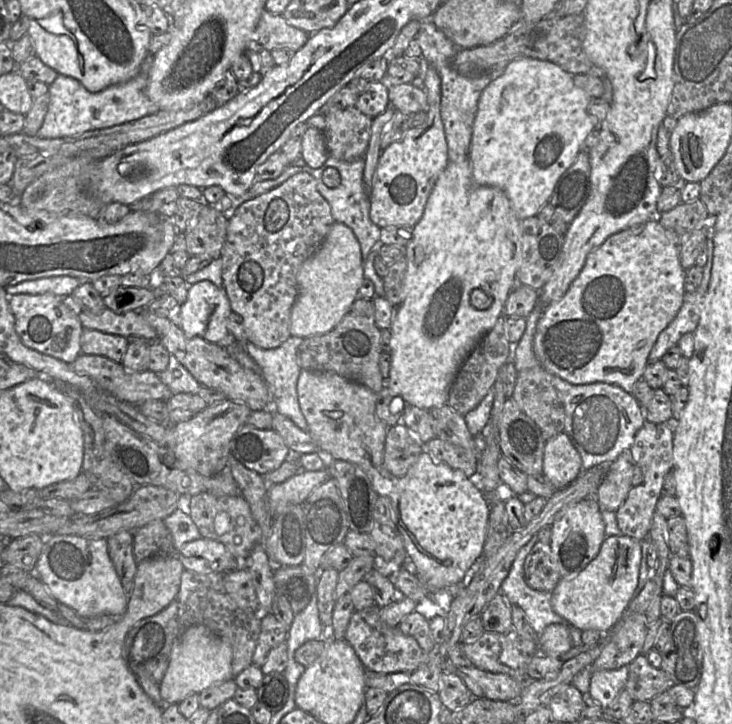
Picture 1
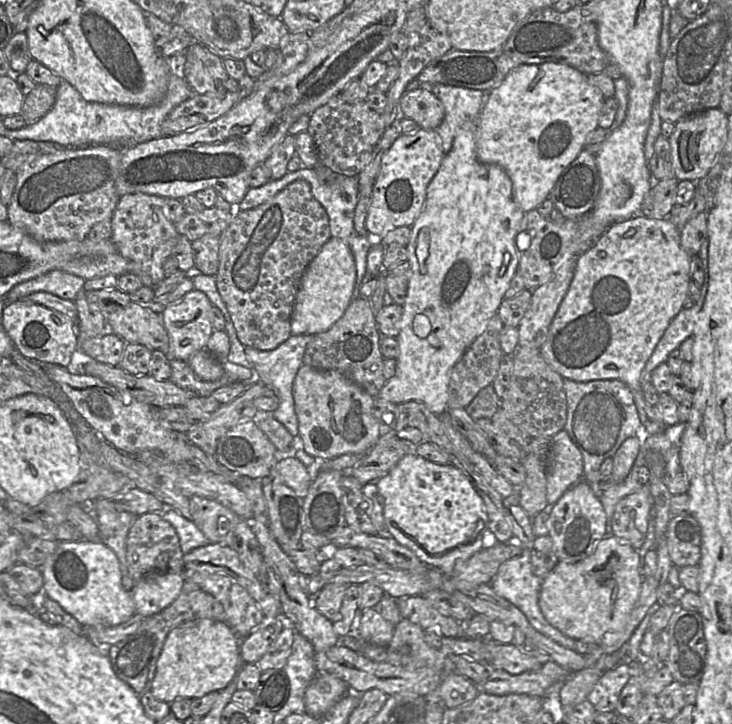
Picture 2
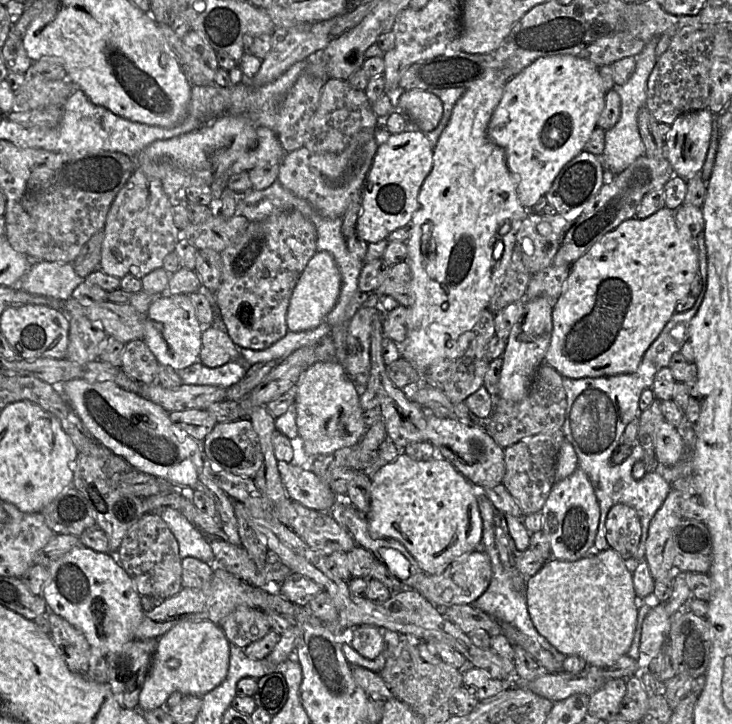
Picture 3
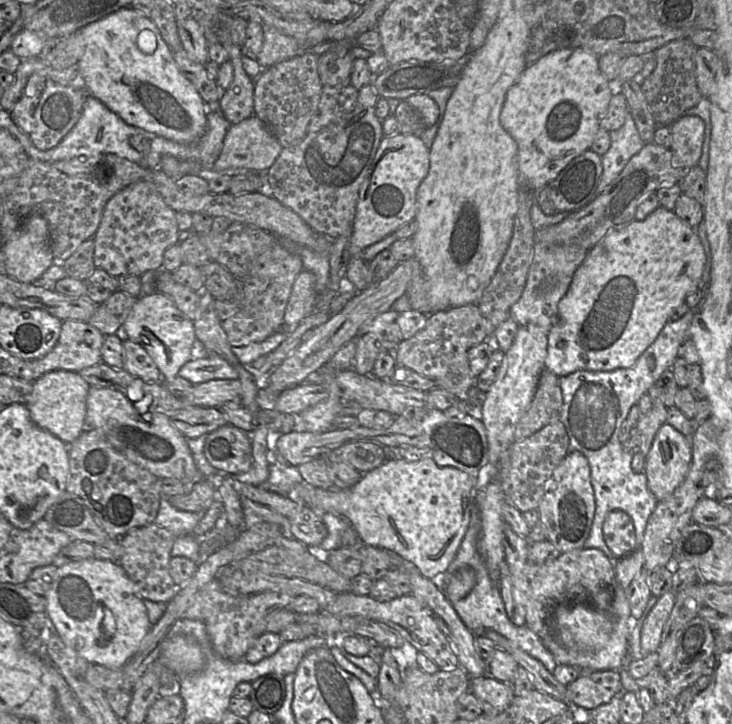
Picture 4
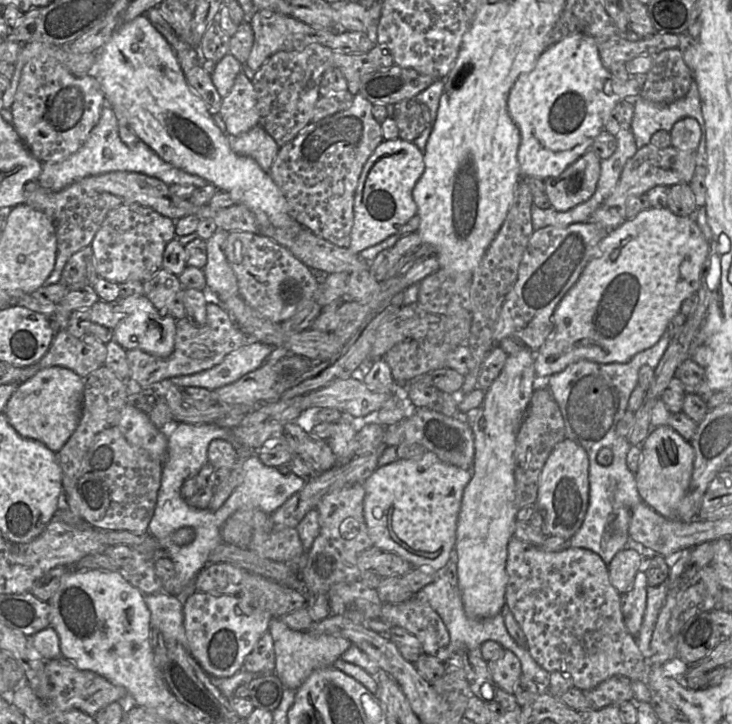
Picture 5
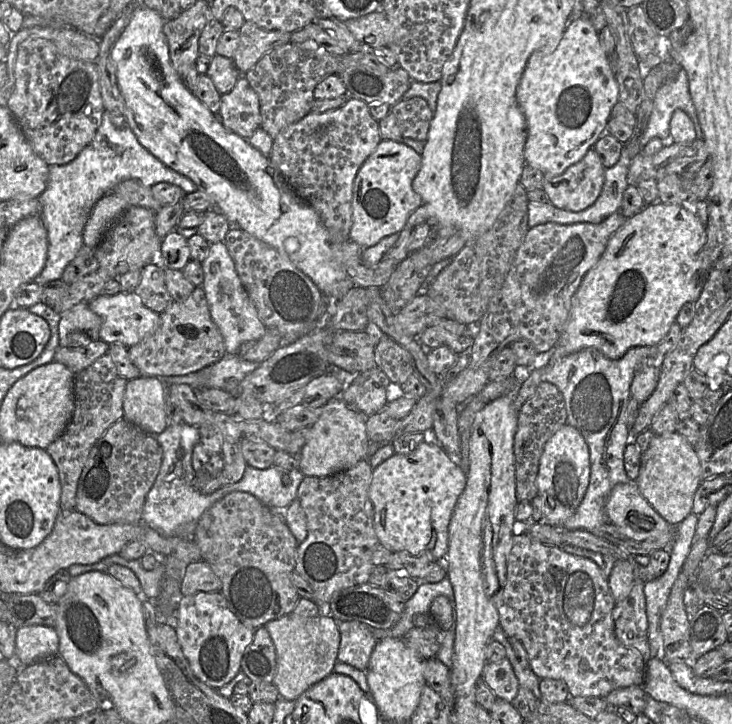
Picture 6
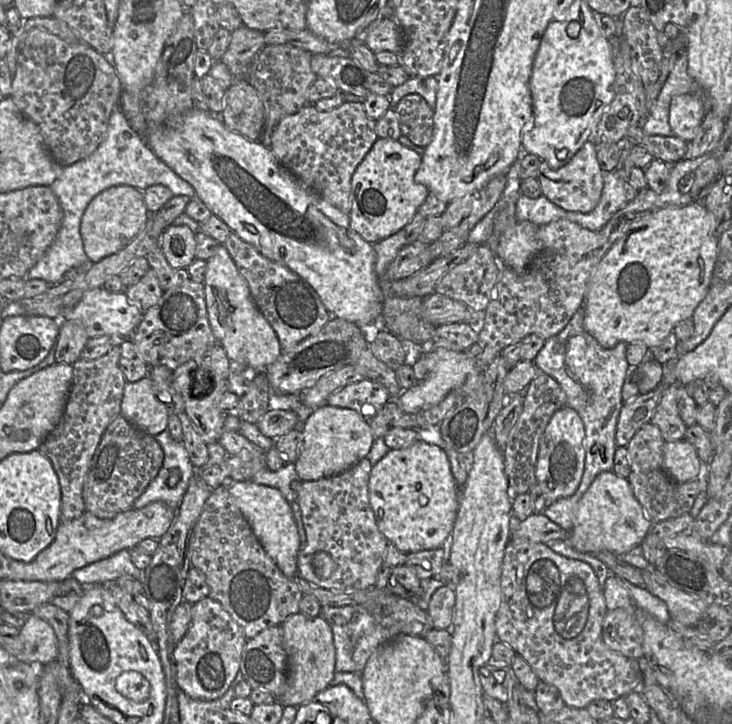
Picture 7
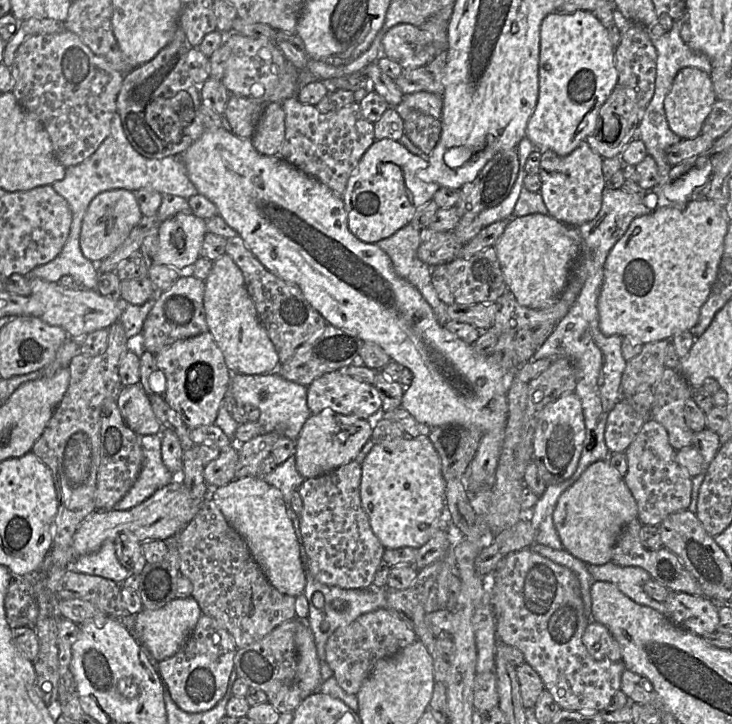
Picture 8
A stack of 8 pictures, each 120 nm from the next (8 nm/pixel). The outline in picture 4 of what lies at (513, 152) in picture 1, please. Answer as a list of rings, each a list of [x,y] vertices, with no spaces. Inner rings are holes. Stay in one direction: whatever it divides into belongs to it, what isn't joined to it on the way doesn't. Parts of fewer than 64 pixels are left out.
[[[582,48],[552,51],[527,65],[508,89],[500,122],[517,144],[521,187],[546,188],[574,158],[590,149],[612,94],[621,91],[616,80],[609,82],[603,76],[598,58]]]

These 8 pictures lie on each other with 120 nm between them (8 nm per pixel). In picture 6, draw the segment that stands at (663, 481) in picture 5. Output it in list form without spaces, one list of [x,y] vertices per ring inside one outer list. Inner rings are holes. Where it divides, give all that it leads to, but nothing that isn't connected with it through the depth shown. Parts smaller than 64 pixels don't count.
[[[677,432],[654,435],[648,449],[641,455],[639,474],[635,483],[655,511],[669,524],[678,526],[691,514],[694,495],[701,484],[701,465],[695,448]]]

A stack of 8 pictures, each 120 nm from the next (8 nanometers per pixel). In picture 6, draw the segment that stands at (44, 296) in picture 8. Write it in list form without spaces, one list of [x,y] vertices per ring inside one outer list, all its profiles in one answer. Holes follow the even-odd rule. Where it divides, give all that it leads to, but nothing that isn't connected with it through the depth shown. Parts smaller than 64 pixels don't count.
[[[119,292],[109,296],[100,294],[88,303],[102,321],[99,337],[106,343],[121,343],[128,348],[140,343],[159,326],[160,314],[146,307],[135,293]]]

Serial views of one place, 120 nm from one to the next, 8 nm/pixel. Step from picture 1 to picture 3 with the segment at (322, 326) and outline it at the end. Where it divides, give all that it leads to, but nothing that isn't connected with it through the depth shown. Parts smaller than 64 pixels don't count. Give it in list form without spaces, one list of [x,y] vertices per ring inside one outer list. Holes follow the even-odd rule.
[[[317,251],[309,260],[290,298],[286,324],[288,331],[305,331],[319,326],[334,308],[341,288],[341,274],[333,256],[327,251]]]

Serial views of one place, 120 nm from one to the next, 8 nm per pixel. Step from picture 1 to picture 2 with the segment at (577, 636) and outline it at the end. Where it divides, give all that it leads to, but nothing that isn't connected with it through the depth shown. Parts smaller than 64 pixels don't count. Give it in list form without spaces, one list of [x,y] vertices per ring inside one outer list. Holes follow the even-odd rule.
[[[524,548],[523,552],[519,556],[503,562],[500,565],[497,574],[492,579],[490,585],[498,596],[506,599],[517,607],[525,615],[528,622],[536,631],[548,637],[557,644],[574,651],[576,640],[564,635],[558,629],[549,624],[540,610],[539,594],[542,579],[534,575],[530,558],[530,549]]]

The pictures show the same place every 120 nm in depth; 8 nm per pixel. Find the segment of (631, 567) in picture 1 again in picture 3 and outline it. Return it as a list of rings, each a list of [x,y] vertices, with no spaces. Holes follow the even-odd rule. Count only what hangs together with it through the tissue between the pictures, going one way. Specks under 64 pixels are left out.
[[[611,547],[598,551],[590,549],[590,552],[575,562],[566,562],[556,558],[550,558],[544,566],[531,578],[527,579],[527,606],[530,618],[540,635],[542,635],[557,651],[570,656],[577,655],[583,658],[588,666],[606,668],[612,666],[621,656],[626,655],[630,649],[638,615],[638,601],[633,586],[633,573],[630,572],[624,558]]]

